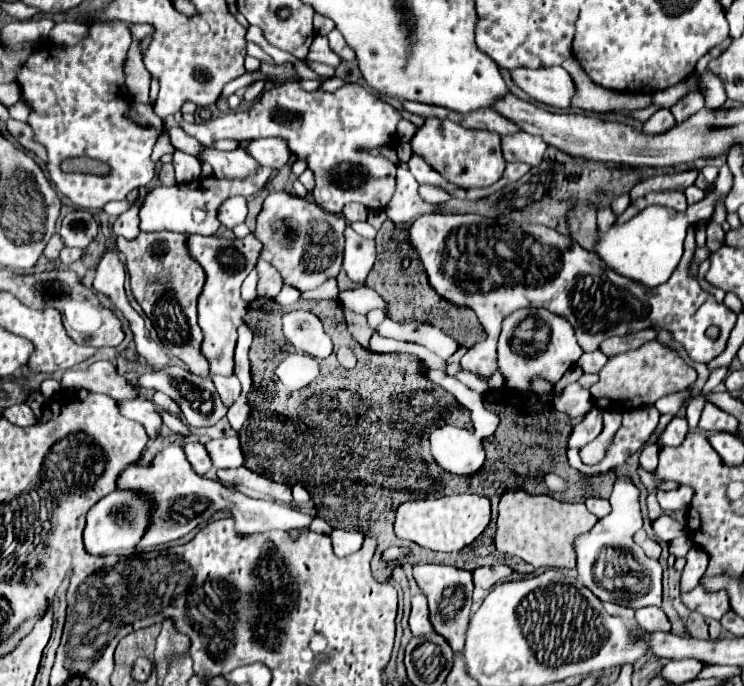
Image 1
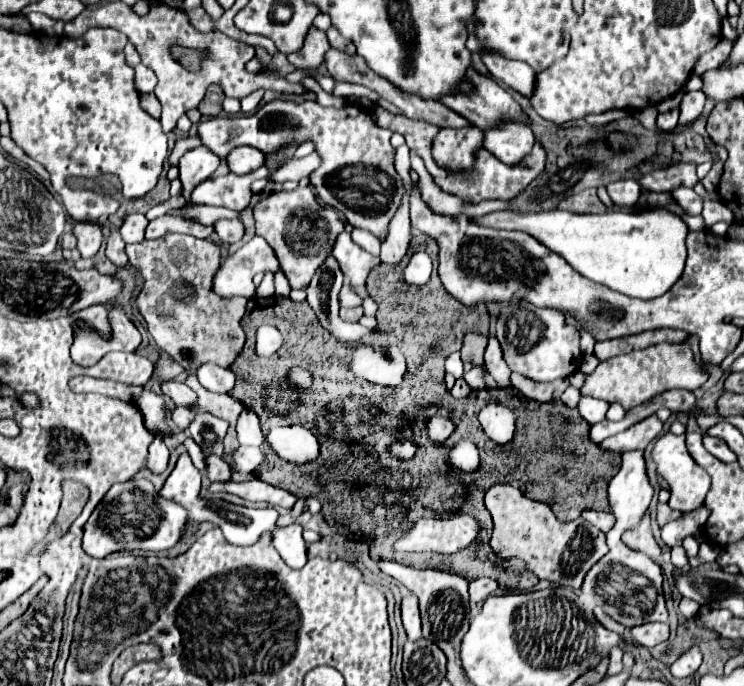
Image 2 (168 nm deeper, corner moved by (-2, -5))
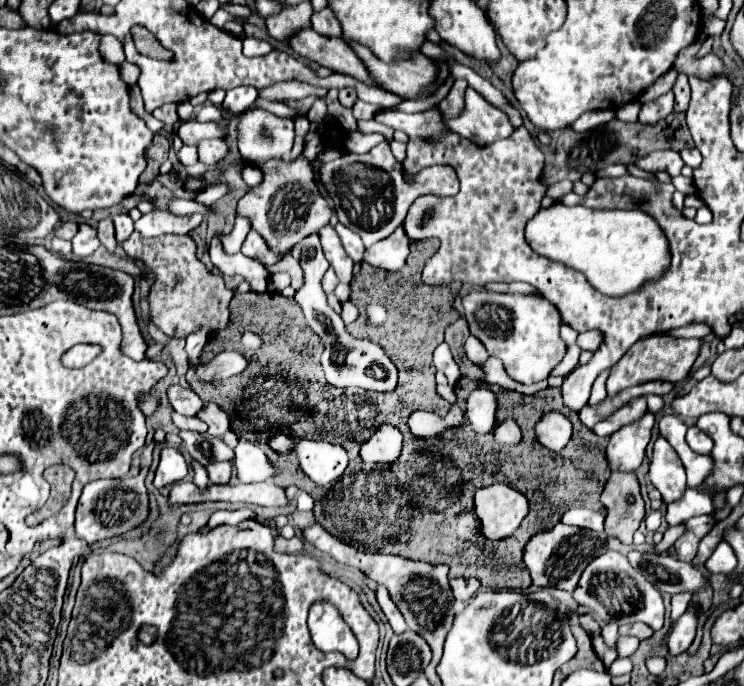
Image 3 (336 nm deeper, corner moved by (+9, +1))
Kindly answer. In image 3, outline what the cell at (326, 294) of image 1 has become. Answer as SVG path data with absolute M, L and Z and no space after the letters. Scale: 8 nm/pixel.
M311 234L311 236L303 238L289 250L289 254L293 258L299 258L299 264L305 272L305 286L295 294L295 302L301 306L311 330L315 334L319 334L325 342L323 372L325 372L327 384L335 386L335 388L359 386L359 388L373 390L373 392L393 390L397 384L397 368L393 368L393 364L389 364L389 356L385 356L385 352L381 352L381 348L373 348L371 340L351 338L351 334L347 334L347 330L345 330L341 316L335 310L331 310L327 304L325 292L321 288L321 276L329 268L329 262L323 256L319 236Z

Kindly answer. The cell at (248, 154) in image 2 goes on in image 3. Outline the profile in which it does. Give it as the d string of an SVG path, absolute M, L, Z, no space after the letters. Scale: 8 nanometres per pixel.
M201 140L197 144L197 154L199 162L203 164L215 164L227 156L227 144L225 140Z

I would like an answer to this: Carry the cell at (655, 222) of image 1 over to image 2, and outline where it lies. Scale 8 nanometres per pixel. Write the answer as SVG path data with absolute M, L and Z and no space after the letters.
M550 210L544 214L514 214L497 211L473 218L482 226L503 230L524 230L544 242L552 252L566 258L582 276L610 286L612 290L630 298L652 300L662 296L680 278L686 260L686 222L666 210L648 212L606 212L606 214L574 214L564 210Z

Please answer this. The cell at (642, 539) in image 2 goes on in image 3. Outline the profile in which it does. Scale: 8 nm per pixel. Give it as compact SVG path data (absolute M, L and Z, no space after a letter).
M613 470L603 488L601 502L607 510L605 534L621 540L623 544L631 544L633 534L645 516L645 504L635 472Z

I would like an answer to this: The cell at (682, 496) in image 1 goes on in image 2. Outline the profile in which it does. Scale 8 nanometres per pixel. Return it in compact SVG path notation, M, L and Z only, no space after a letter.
M666 432L662 436L656 438L654 450L652 450L652 458L656 462L656 472L660 476L666 478L668 488L670 488L670 500L668 506L672 510L680 510L680 512L692 512L698 506L704 504L704 498L710 490L710 478L704 470L700 470L700 466L696 466L696 462L692 462L688 450L686 450L686 442L684 436L676 436L672 432Z

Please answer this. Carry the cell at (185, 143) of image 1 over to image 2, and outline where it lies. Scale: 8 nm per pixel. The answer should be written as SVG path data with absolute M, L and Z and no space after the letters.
M206 146L192 148L180 158L178 170L180 170L180 180L184 186L186 202L190 200L192 188L198 186L200 182L208 180L216 172L218 166L220 166L220 158L212 150L208 150Z

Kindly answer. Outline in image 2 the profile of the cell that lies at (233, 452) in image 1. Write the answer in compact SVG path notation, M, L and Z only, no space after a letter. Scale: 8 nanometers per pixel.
M240 446L232 454L224 454L222 458L232 470L242 474L254 472L264 462L264 454L260 452L260 448L254 448L254 446Z

